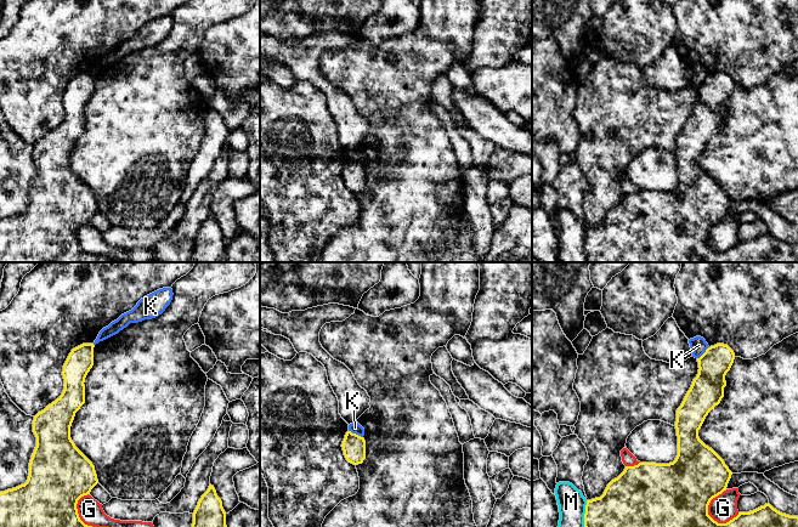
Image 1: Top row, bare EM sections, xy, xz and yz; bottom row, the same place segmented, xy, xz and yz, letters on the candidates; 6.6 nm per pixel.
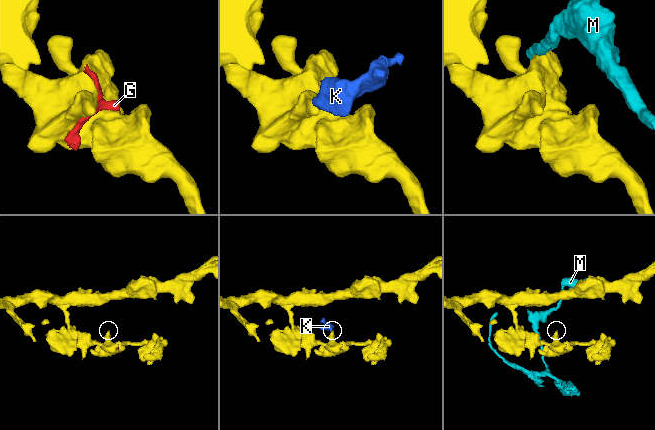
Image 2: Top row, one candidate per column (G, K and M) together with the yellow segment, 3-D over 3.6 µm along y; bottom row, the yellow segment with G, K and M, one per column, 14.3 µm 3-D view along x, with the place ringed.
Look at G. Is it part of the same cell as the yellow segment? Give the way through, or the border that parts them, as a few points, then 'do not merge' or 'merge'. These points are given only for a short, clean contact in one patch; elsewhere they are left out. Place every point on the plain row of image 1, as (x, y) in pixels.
do not merge

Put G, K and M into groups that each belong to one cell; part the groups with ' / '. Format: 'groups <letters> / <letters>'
groups G / K / M

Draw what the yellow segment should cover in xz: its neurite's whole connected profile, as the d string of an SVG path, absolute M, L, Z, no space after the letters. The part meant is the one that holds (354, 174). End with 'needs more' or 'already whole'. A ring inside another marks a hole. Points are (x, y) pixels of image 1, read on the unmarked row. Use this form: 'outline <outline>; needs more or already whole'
outline M347 159L341 175L349 191L358 193L366 187L366 169L363 165Z; already whole

